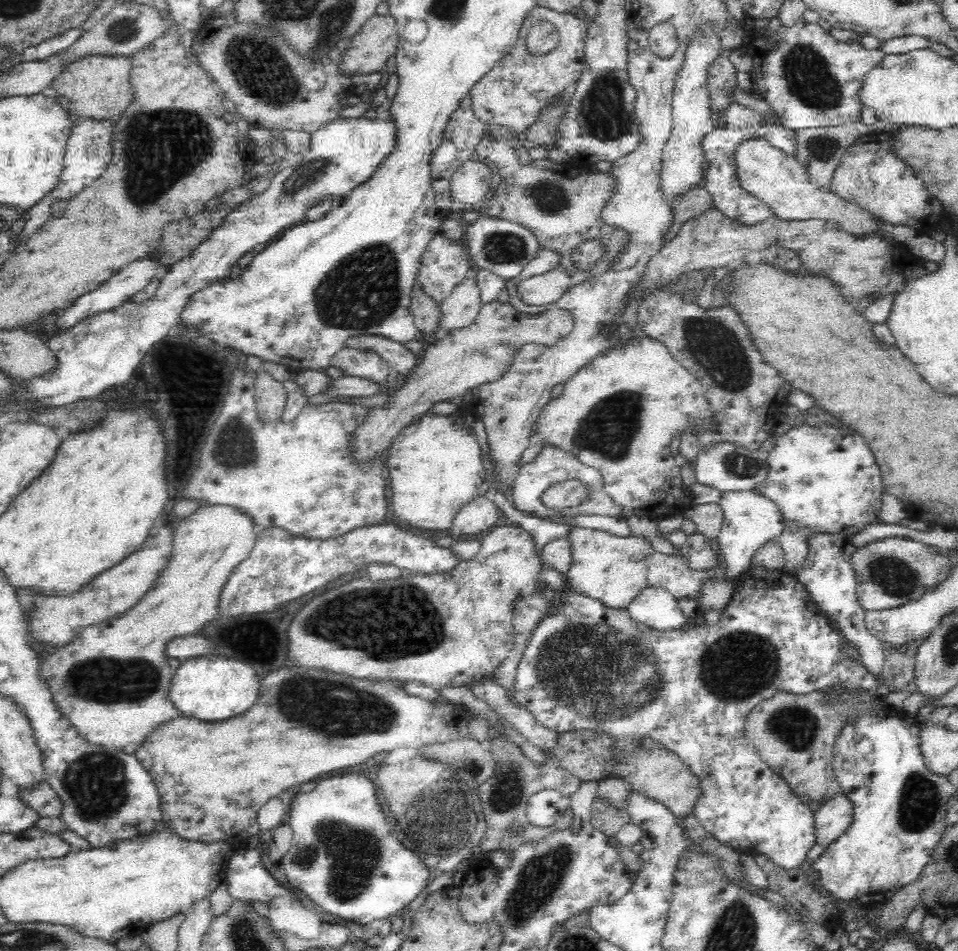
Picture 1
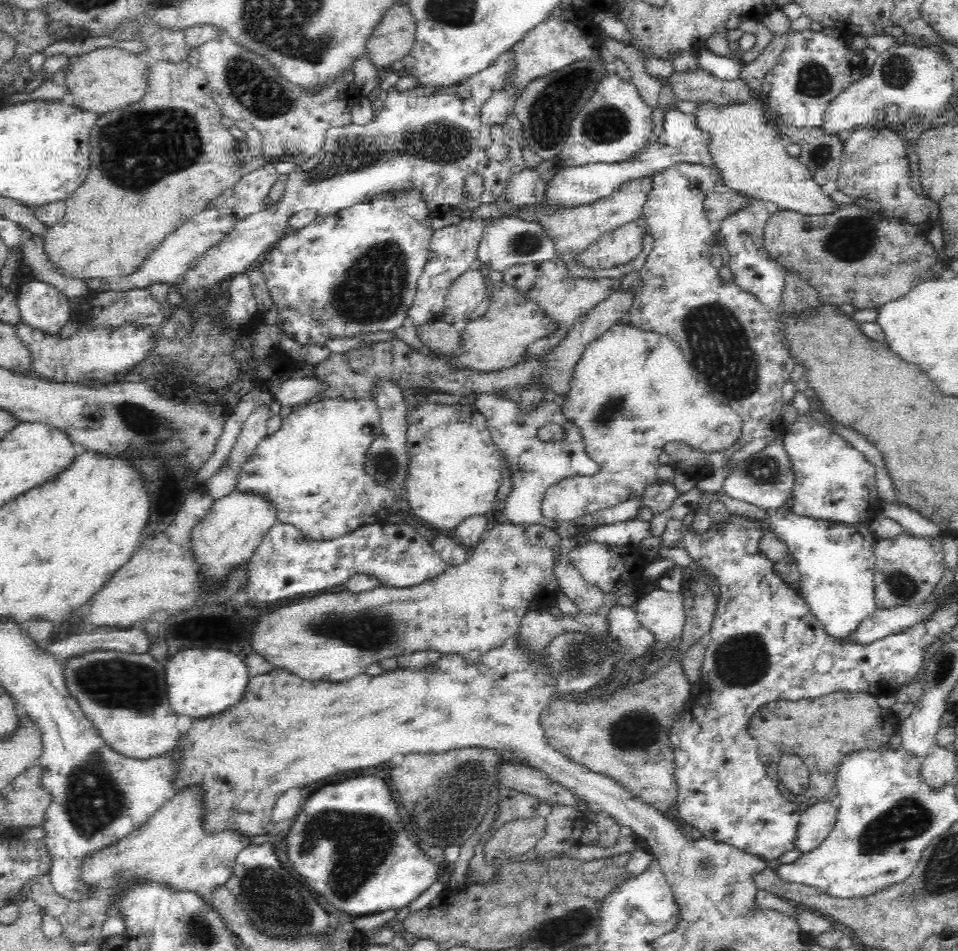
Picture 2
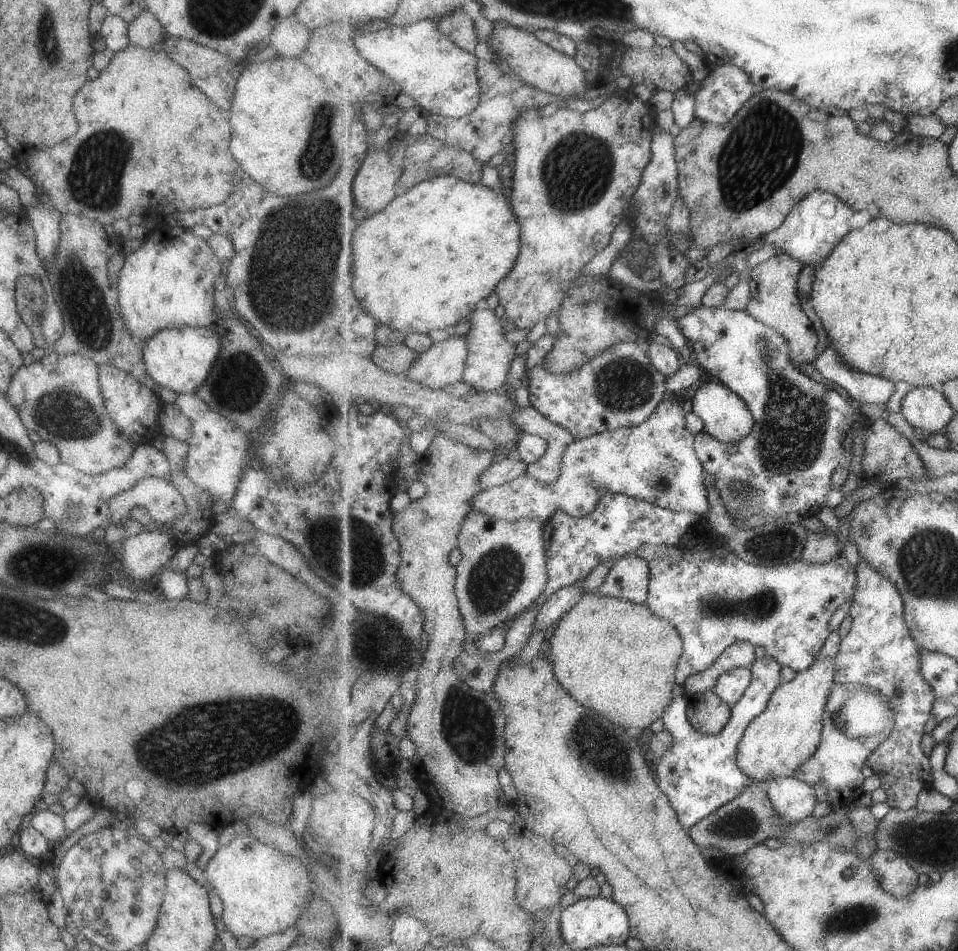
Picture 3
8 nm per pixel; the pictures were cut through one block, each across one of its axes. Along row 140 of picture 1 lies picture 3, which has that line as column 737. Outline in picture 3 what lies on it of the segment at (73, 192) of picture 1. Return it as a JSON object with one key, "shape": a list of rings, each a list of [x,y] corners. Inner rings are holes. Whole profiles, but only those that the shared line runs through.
{"shape":[[[717,64],[712,70],[707,71],[707,77],[693,92],[695,94],[695,118],[712,125],[727,125],[757,90],[759,88],[755,86],[751,77],[738,66]]]}

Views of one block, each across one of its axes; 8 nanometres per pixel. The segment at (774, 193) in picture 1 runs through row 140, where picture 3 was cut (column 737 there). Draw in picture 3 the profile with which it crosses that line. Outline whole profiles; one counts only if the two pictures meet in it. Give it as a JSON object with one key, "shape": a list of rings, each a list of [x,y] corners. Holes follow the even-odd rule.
{"shape":[[[823,659],[788,683],[777,687],[763,714],[752,720],[738,744],[737,766],[751,778],[767,779],[793,777],[800,766],[819,750],[823,740],[824,714],[832,690],[836,688],[836,660]]]}

